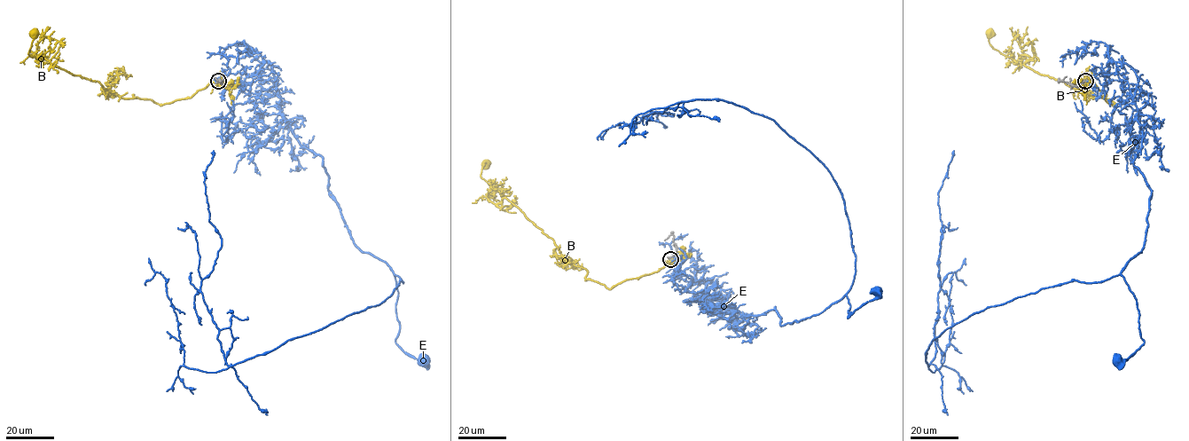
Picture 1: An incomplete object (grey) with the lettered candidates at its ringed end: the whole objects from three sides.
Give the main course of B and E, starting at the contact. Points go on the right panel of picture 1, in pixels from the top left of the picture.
B: (1085, 81), (1092, 82), (1107, 103), (1115, 103), (1104, 97), (1092, 98), (1005, 56), (989, 43), (990, 28)
E: (1085, 81), (1109, 62), (1135, 72), (1133, 161), (1152, 192), (1143, 248), (1121, 274), (1144, 342), (1116, 361)

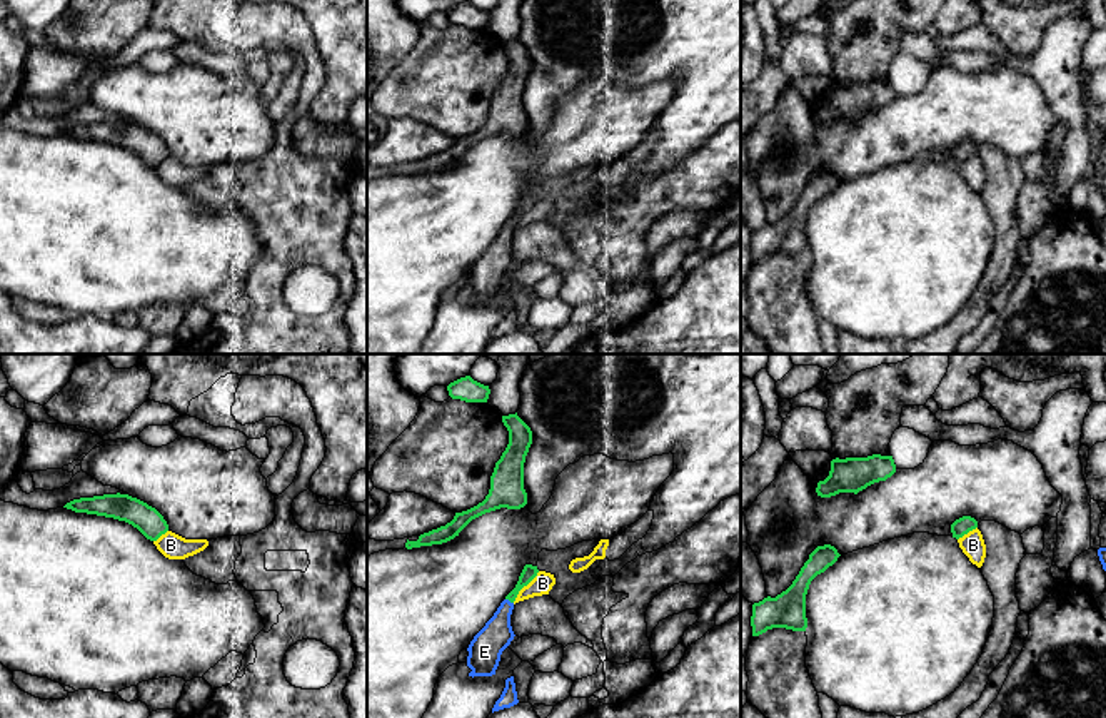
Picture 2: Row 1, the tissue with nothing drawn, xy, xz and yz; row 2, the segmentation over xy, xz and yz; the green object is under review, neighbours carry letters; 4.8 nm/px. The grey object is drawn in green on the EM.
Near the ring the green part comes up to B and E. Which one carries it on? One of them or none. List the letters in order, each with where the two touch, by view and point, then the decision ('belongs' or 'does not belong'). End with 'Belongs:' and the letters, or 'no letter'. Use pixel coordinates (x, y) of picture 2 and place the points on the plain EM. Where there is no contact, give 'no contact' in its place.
B: xz (524, 211) | does not belong
E: xz (509, 226) | belongs
Belongs: E

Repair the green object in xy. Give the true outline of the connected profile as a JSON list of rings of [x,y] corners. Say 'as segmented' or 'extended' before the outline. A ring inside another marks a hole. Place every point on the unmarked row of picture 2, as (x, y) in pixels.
as segmented; [[[117,119],[80,124],[67,129],[63,134],[75,139],[87,139],[125,147],[137,154],[150,167],[157,167],[168,157],[167,147],[155,134],[128,120]]]

